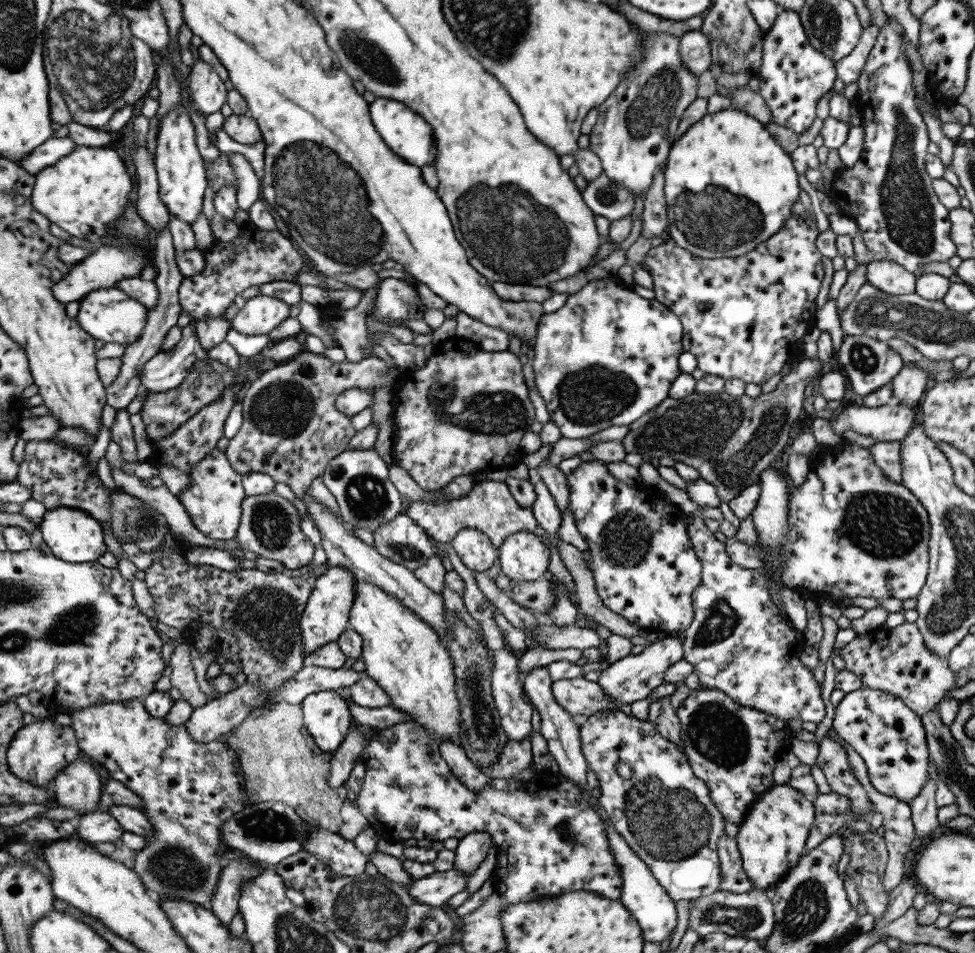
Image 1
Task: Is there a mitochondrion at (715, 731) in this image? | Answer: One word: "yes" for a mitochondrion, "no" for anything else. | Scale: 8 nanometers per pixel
yes

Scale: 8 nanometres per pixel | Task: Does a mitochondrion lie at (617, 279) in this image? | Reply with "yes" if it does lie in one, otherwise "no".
no

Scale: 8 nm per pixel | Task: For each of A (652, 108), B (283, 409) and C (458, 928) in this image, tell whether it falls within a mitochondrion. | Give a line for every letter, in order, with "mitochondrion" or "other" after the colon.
A: mitochondrion
B: mitochondrion
C: other

